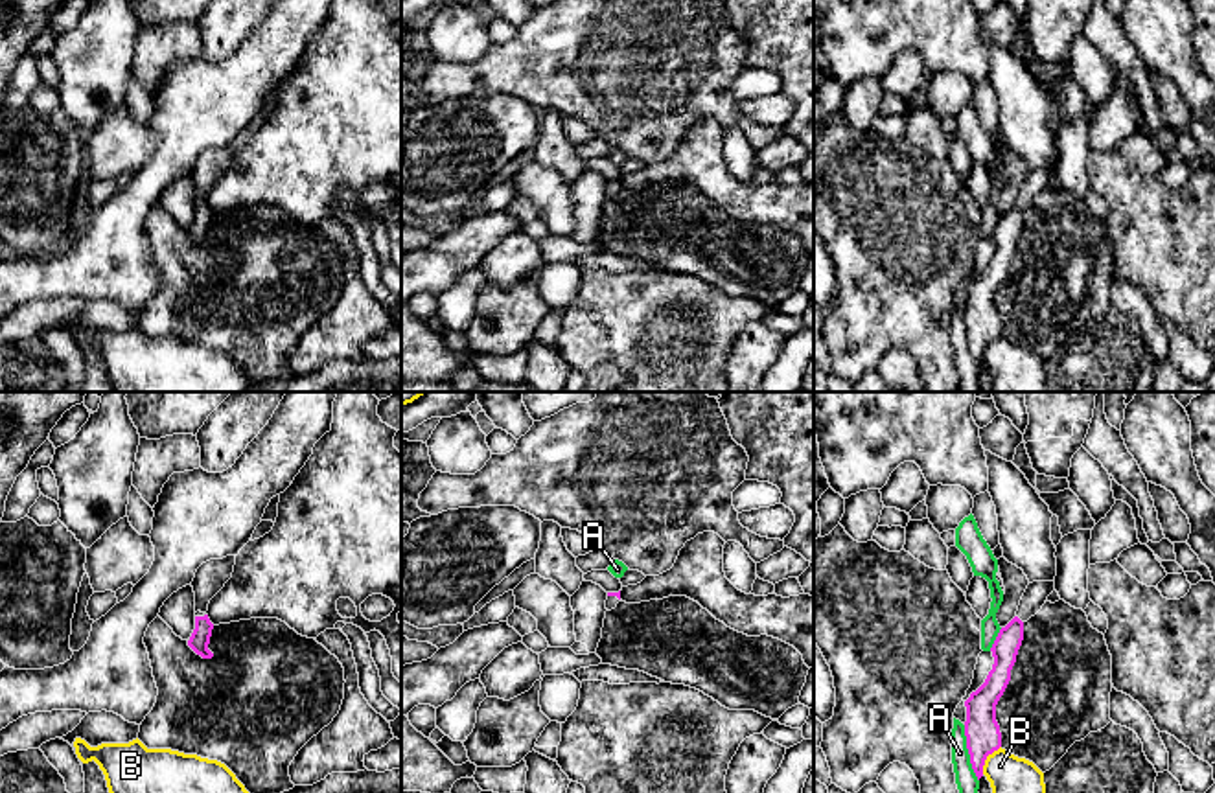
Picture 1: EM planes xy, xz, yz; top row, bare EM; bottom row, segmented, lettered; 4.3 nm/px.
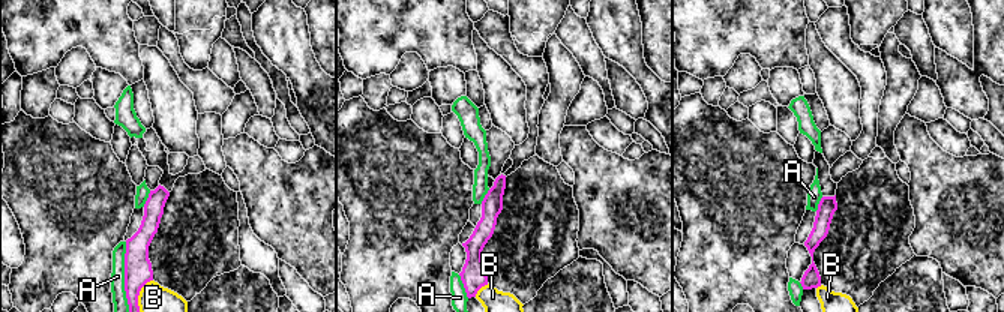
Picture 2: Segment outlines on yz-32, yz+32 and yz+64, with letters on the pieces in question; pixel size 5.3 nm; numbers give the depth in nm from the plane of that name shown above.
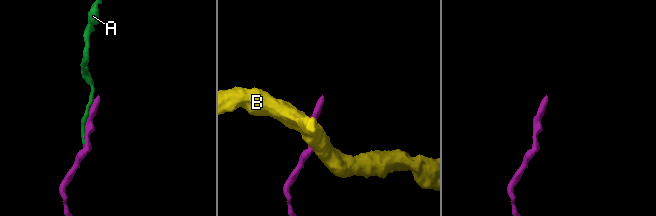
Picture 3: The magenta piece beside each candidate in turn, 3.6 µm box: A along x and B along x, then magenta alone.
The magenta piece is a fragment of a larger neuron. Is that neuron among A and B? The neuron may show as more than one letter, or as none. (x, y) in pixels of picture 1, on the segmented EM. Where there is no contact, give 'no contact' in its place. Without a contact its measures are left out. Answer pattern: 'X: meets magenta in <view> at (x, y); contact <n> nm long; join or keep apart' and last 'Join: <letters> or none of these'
A: meets magenta in yz at (969, 753); contact 260 nm long; keep apart
B: meets magenta in yz at (985, 758); contact 150 nm long; keep apart
Join: none of these

